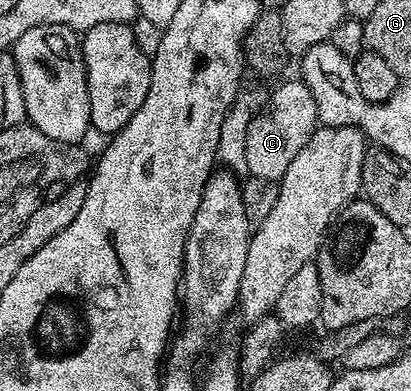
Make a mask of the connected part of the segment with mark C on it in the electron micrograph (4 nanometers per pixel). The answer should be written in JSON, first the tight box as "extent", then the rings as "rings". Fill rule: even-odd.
{"extent":[245,77,320,183],"rings":[[[294,77],[283,83],[267,99],[260,111],[256,110],[249,121],[249,134],[245,137],[246,174],[265,177],[265,181],[278,183],[285,177],[285,169],[293,165],[293,157],[309,145],[309,137],[320,126],[317,101],[303,84],[302,78]]]}

